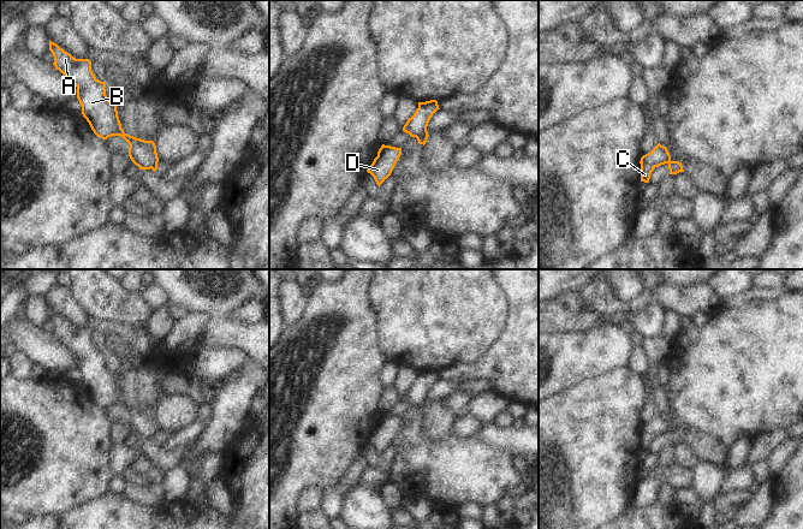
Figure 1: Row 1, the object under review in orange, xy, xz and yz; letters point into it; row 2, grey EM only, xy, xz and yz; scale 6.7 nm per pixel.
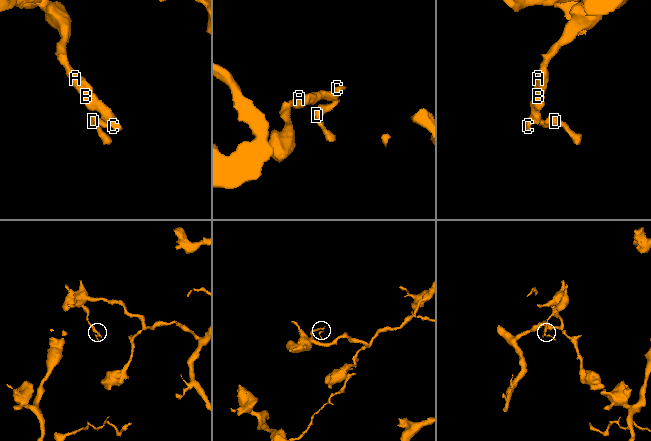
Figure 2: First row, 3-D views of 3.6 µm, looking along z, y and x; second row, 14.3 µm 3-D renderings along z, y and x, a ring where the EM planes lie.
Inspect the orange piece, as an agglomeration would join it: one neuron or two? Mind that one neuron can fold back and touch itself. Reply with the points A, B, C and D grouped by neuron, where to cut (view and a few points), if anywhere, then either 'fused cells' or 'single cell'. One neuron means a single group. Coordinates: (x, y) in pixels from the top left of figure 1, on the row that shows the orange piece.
A B C / D | xz (426, 129), (416, 137) | fused cells

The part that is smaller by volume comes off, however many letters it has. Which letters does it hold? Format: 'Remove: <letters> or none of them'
Remove: D

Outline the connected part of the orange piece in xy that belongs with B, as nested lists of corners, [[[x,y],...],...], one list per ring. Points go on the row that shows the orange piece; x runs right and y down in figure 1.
[[[49,41],[49,50],[54,57],[53,65],[77,87],[77,99],[82,114],[94,133],[107,139],[123,137],[130,145],[129,156],[139,170],[150,170],[159,162],[156,145],[153,141],[136,138],[124,132],[118,117],[117,105],[106,95],[106,83],[99,81],[91,71],[89,59],[76,59],[56,43]]]

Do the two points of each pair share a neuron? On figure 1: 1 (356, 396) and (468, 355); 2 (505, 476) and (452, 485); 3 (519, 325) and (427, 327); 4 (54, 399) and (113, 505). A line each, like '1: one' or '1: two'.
1: two
2: one
3: two
4: two

